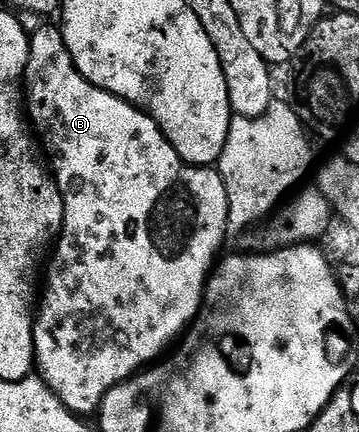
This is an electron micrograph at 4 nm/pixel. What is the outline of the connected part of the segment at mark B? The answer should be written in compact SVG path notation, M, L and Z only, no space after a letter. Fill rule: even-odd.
M59 26L40 27L36 32L33 30L28 44L30 53L28 54L28 64L24 70L26 115L39 142L42 145L44 142L45 147L48 148L46 159L64 198L64 227L55 240L54 250L51 252L50 262L47 264L48 271L46 267L46 278L42 283L42 298L39 300L38 310L35 312L32 324L34 367L39 378L43 379L46 386L58 396L62 405L66 405L75 415L95 416L99 412L101 401L112 387L117 383L124 383L125 380L145 370L149 365L155 364L161 358L159 355L168 346L171 348L187 332L196 316L199 315L208 280L214 270L214 264L217 262L216 254L219 253L220 246L226 243L228 234L226 185L222 181L219 170L212 167L189 167L187 163L184 163L182 157L178 157L174 145L170 145L170 141L166 141L162 129L145 111L140 111L133 103L118 98L114 93L98 89L93 83L86 81L86 77L82 77L82 73L78 73L78 69L66 49L64 34L60 32Z

